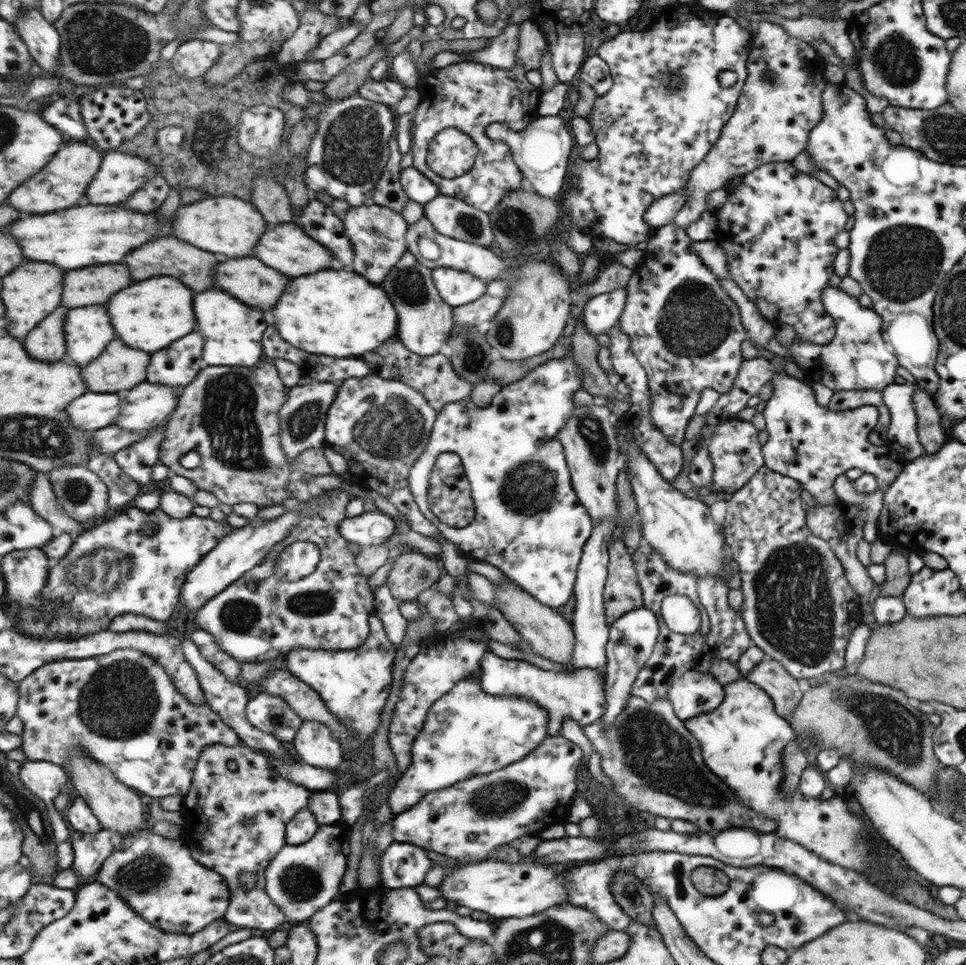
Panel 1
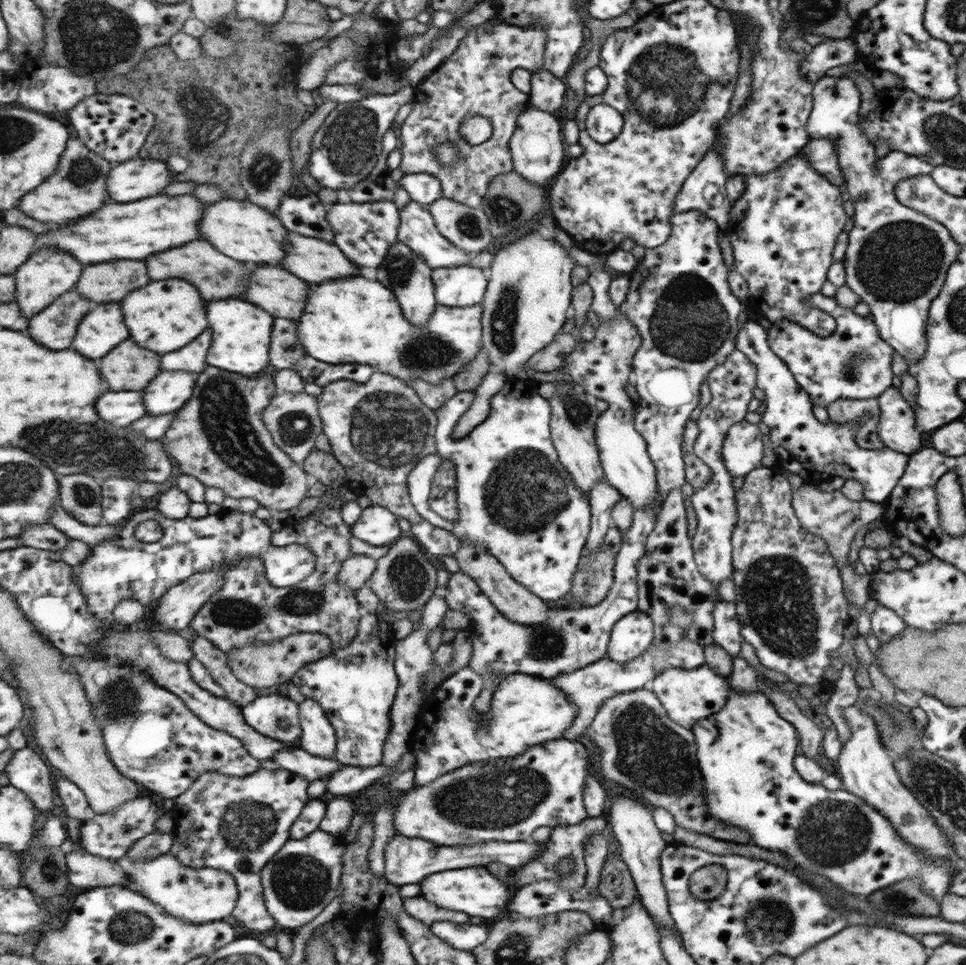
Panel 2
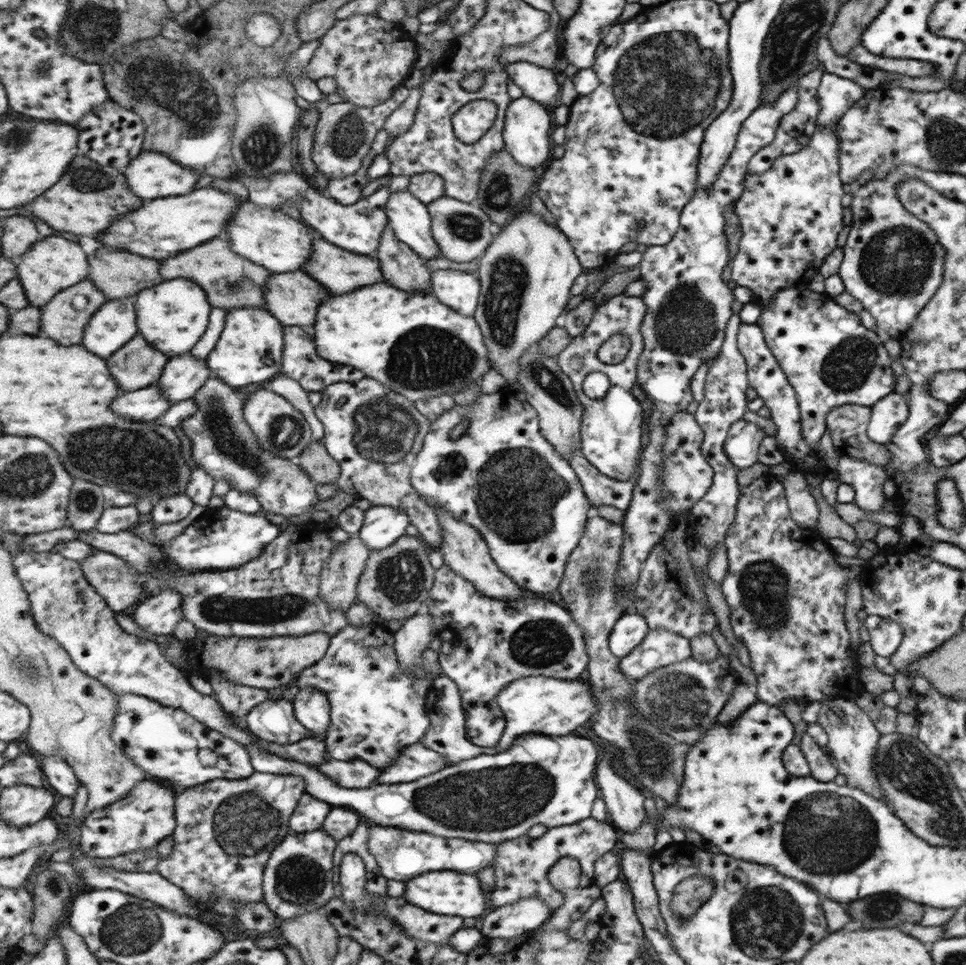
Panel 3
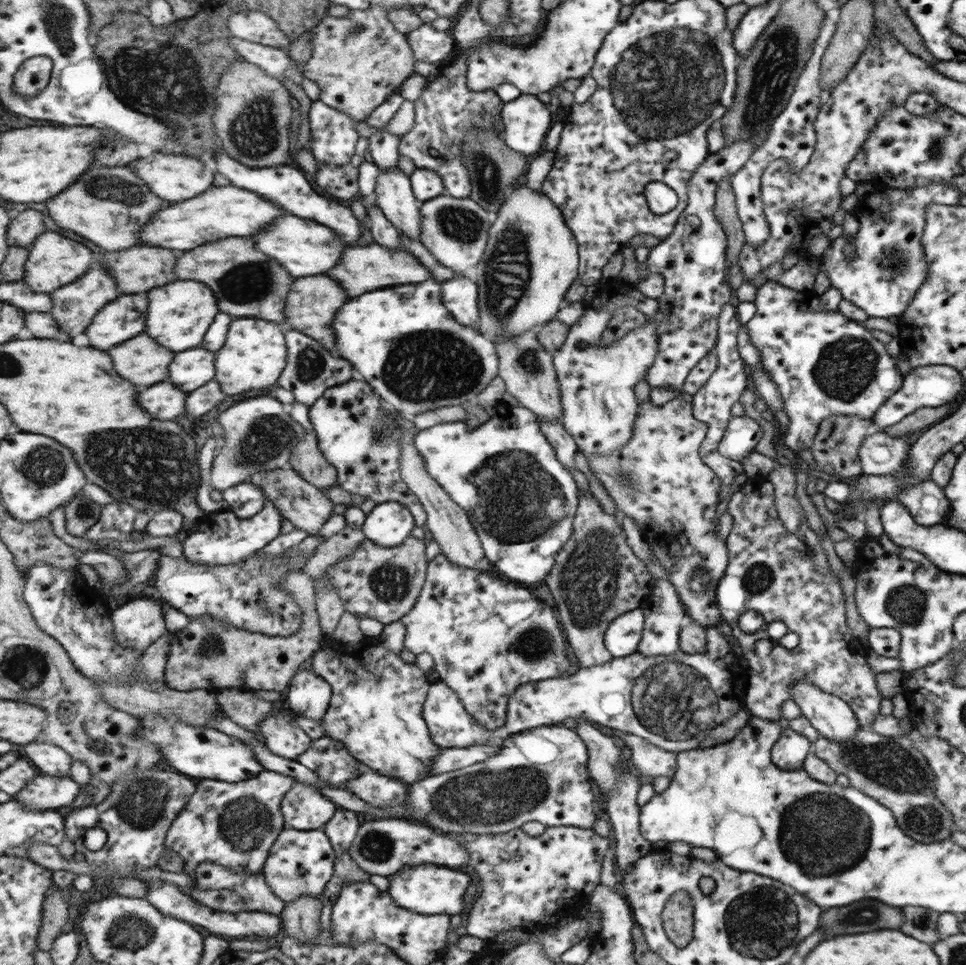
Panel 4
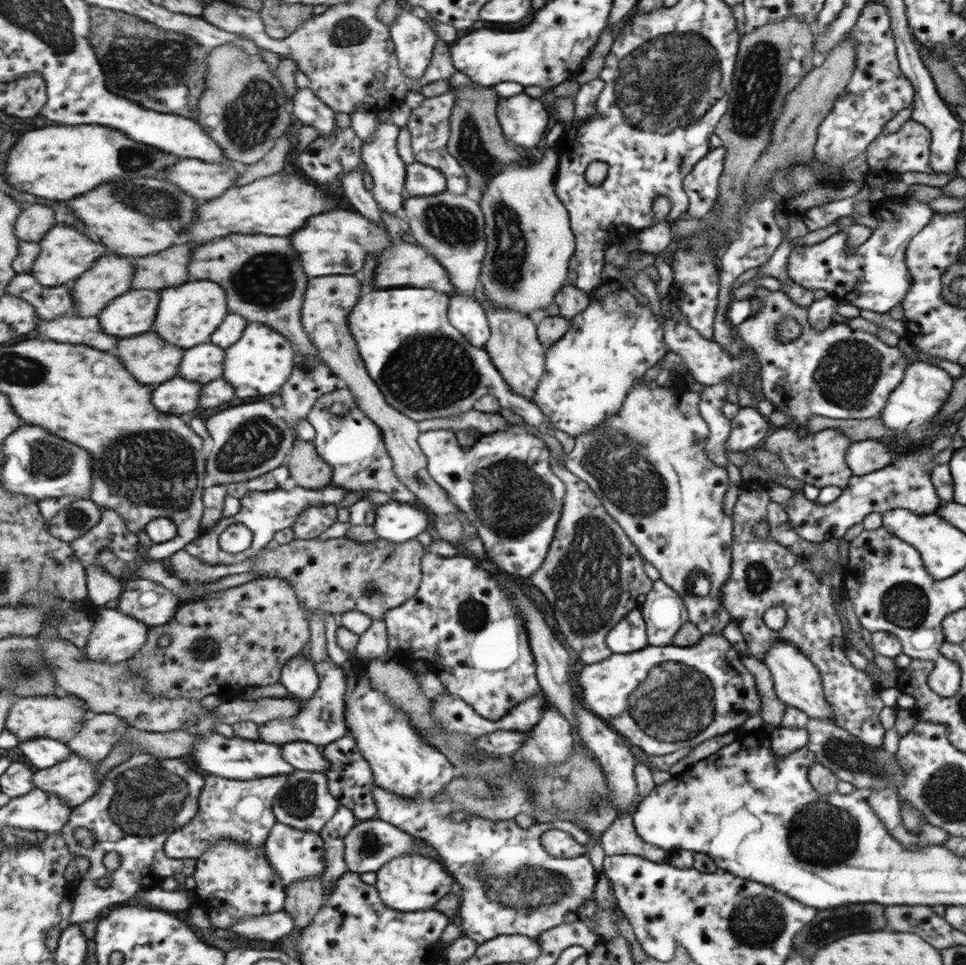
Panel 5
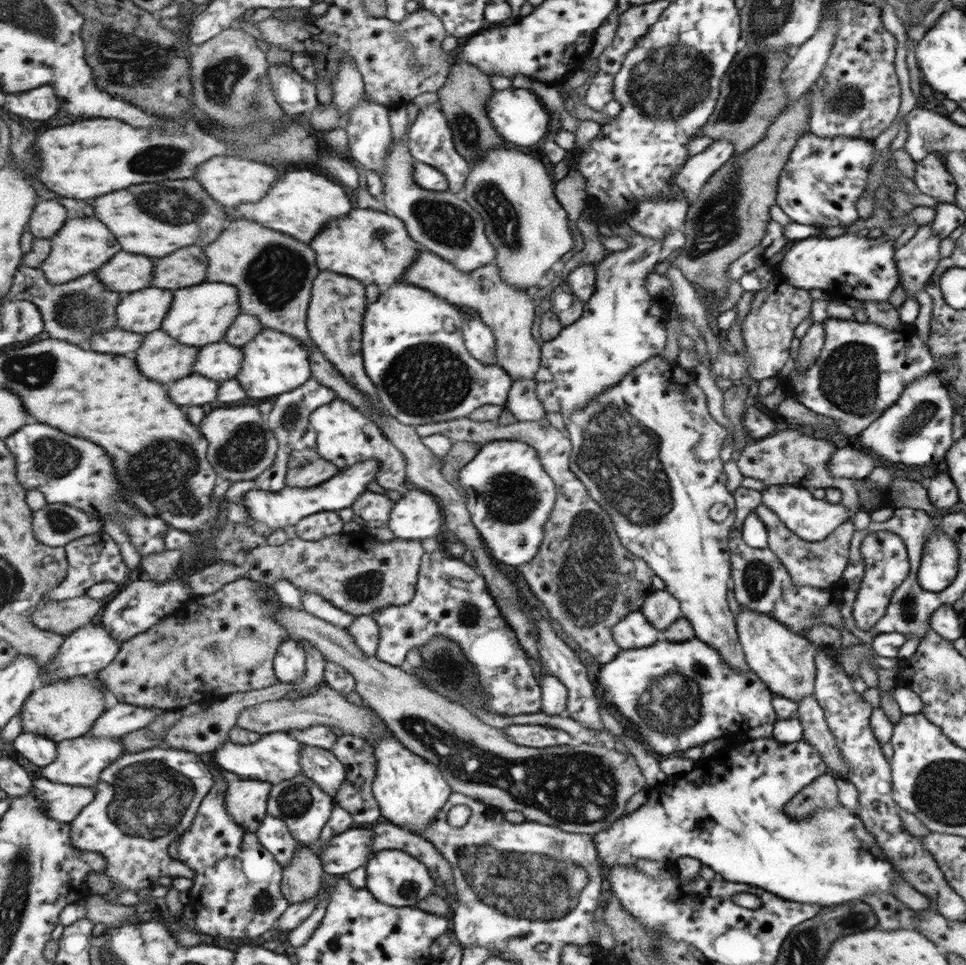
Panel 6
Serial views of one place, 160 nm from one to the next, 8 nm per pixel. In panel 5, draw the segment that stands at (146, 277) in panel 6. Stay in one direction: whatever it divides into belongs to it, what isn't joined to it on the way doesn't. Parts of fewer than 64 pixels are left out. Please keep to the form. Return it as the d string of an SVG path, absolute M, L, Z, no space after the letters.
M101 256L101 258L95 262L95 268L91 268L86 275L72 283L75 297L75 318L99 316L99 314L101 314L101 308L109 306L117 296L123 296L125 292L131 290L133 274L135 274L135 262L133 262L133 260L121 258L121 256Z

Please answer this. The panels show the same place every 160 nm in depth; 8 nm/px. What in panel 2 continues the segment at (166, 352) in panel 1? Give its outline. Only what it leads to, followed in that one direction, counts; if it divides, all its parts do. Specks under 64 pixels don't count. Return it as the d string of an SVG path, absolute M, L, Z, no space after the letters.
M211 328L199 336L191 346L181 348L179 352L165 354L162 358L162 370L165 372L193 372L197 376L205 371L207 354L213 342Z

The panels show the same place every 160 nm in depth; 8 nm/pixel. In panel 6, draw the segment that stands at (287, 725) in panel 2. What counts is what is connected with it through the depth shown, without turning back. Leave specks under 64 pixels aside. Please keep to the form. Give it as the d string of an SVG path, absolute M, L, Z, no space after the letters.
M303 746L302 773L313 779L333 800L347 779L346 766L333 751L311 746Z

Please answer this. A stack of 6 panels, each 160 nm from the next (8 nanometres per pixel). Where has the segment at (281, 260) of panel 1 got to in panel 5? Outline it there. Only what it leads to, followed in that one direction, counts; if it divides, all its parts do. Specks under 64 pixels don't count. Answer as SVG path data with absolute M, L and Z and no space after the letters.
M402 243L391 245L391 248L385 249L379 257L376 258L377 266L373 276L375 284L373 290L385 290L393 286L409 286L409 288L439 288L439 292L445 292L448 296L451 291L455 291L453 285L450 285L446 270L438 264L438 260L431 257L429 253L421 249L416 244Z

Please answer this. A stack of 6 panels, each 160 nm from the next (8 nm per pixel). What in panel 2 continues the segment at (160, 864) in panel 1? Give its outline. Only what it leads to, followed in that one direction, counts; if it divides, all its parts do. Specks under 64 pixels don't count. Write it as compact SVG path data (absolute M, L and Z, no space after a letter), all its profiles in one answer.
M170 853L147 861L133 861L132 865L126 865L126 869L133 888L171 916L193 924L231 920L238 904L238 884L232 874L213 868L191 869Z

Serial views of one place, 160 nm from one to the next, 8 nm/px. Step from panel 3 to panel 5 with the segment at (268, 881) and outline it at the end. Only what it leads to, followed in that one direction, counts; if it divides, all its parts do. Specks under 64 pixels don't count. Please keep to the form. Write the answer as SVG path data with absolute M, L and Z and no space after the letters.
M279 822L270 832L270 838L266 840L265 844L267 858L287 887L309 877L323 880L324 872L327 870L324 846L325 841L320 833L299 830Z

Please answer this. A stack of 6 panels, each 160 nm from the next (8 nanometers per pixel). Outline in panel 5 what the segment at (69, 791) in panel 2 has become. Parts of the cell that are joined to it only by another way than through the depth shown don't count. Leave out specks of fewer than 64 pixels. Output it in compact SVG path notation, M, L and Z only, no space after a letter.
M46 737L23 741L18 748L29 763L38 770L52 768L65 762L72 754L67 741L55 741Z

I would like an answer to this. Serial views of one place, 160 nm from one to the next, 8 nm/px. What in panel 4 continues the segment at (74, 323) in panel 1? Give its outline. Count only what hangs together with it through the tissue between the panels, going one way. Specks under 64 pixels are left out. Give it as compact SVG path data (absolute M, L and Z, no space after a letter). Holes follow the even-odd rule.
M147 294L121 296L113 300L103 312L97 314L91 328L87 328L87 336L91 346L99 350L109 350L129 338L139 336L147 330ZM131 312L143 312L139 318L129 320ZM127 328L127 330L121 330Z

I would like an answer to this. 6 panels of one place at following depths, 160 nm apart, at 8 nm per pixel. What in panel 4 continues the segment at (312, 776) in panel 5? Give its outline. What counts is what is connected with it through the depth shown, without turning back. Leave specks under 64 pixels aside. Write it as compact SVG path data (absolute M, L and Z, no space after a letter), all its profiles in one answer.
M297 782L282 803L287 827L300 831L325 827L338 811L338 804L311 784Z

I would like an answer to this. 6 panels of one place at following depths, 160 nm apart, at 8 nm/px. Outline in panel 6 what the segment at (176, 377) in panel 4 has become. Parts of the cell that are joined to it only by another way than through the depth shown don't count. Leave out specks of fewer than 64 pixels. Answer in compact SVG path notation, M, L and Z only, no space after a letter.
M226 340L205 345L205 348L199 352L199 360L195 362L195 372L225 382L239 374L243 366L243 356L245 352L241 348L235 348Z

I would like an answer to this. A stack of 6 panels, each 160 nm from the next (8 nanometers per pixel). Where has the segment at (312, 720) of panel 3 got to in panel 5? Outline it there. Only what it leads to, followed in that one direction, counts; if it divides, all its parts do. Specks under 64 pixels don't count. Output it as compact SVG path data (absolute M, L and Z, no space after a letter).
M303 654L292 656L282 670L280 682L293 699L309 700L321 687L321 676L315 670L314 661L307 660Z

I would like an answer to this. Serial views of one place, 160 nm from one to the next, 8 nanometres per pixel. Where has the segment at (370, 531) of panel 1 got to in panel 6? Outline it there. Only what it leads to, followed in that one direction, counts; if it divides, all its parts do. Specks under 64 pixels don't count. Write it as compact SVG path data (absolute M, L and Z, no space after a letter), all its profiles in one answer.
M421 489L406 490L396 501L391 521L391 529L397 539L421 541L434 537L444 524L439 502L434 496Z

